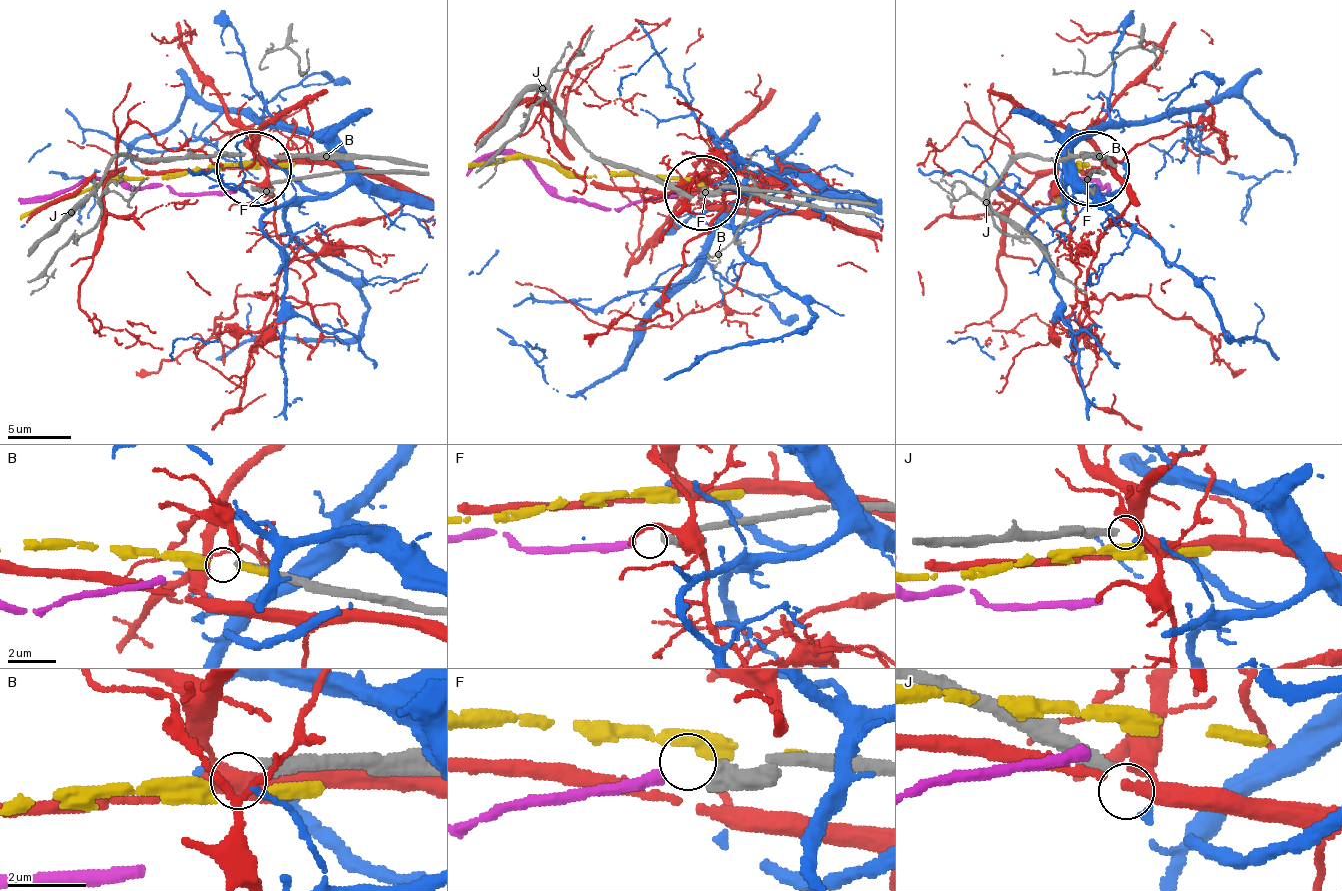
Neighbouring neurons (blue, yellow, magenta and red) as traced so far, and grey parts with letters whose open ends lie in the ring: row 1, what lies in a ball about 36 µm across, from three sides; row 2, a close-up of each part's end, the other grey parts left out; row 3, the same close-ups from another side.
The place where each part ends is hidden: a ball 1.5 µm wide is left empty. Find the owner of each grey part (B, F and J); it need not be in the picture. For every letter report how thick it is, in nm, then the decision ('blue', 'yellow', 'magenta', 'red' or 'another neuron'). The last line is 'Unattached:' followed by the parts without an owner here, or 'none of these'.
B: 360 nm thick; yellow
F: 440 nm thick; magenta
J: 320 nm thick; blue
Unattached: none of these

